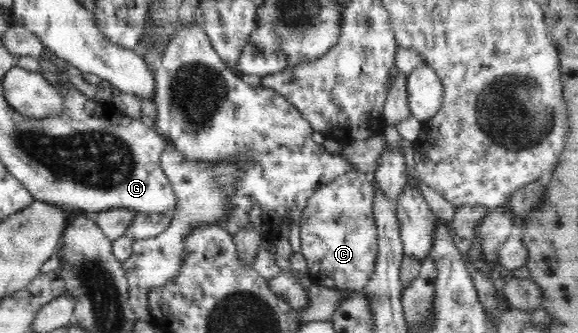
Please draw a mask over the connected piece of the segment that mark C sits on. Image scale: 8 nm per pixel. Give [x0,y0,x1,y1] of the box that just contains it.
[299,171,379,290]

